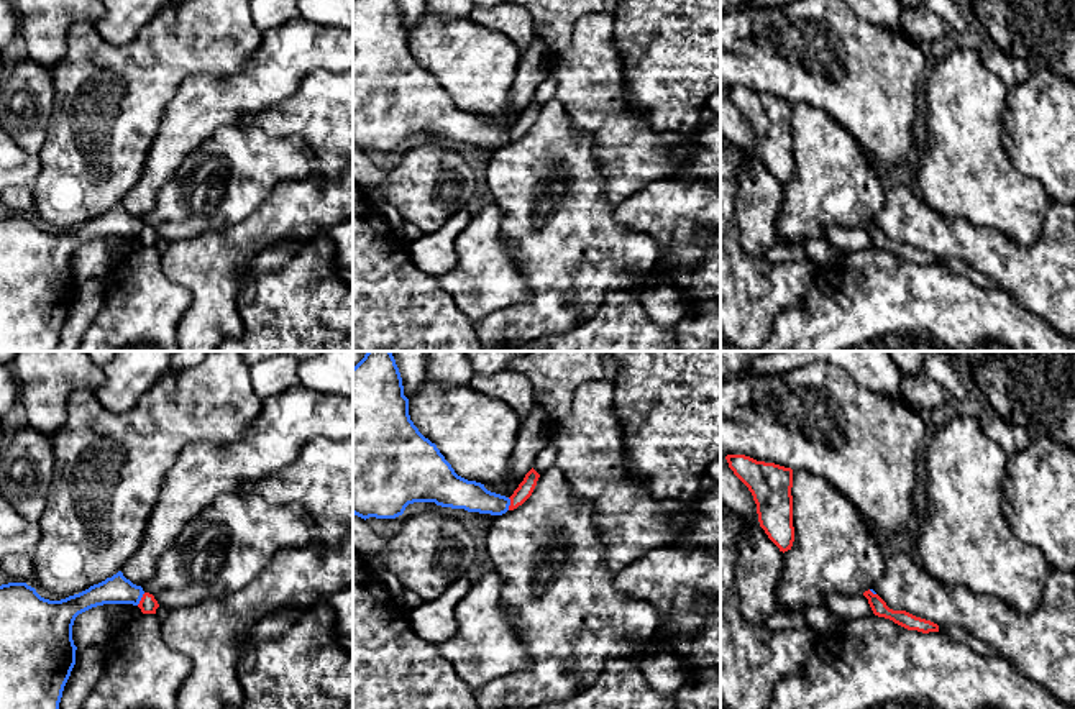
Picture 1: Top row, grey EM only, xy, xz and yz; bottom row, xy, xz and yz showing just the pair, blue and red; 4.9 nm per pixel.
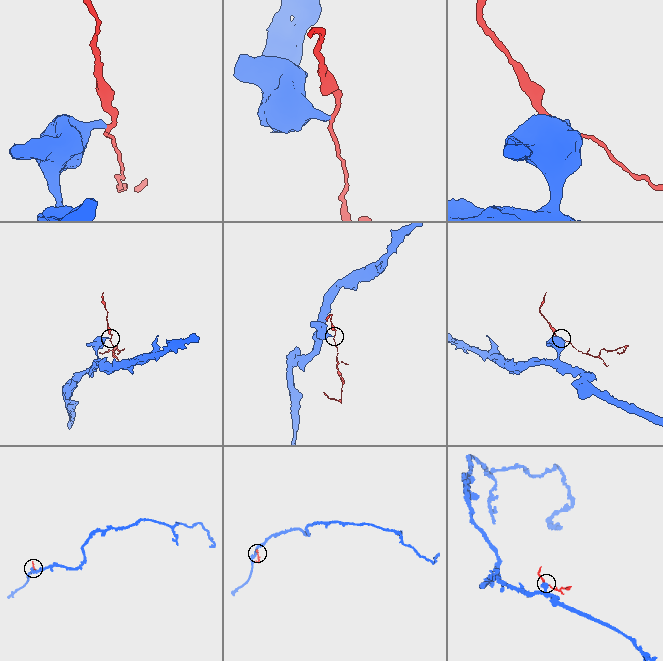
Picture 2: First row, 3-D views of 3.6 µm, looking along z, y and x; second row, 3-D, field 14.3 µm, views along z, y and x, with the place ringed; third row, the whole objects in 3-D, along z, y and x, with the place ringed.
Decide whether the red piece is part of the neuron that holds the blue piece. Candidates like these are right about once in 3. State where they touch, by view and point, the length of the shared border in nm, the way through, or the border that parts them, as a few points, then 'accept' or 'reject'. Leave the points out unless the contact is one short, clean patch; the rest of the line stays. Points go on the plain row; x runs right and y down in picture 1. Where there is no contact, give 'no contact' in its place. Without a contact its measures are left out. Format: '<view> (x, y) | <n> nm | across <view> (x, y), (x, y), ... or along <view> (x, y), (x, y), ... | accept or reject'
xy (140, 232) | 80 nm | along xy (145, 225), (137, 237) | reject

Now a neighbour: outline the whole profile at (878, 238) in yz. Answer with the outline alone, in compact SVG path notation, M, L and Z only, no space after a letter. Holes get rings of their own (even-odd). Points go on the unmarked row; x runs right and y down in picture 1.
M870 222L865 223L863 228L868 231L868 236L871 240L873 246L878 248L878 249L890 251L894 256L898 256L898 258L901 258L908 263L917 263L917 264L922 264L922 266L939 264L939 258L931 254L931 253L916 249L916 248L913 248L906 243L890 241L886 238L886 235L878 226L873 226Z

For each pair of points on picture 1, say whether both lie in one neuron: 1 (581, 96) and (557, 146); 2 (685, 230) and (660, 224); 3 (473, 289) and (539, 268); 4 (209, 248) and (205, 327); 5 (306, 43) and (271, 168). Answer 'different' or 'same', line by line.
1: different
2: different
3: different
4: same
5: different

